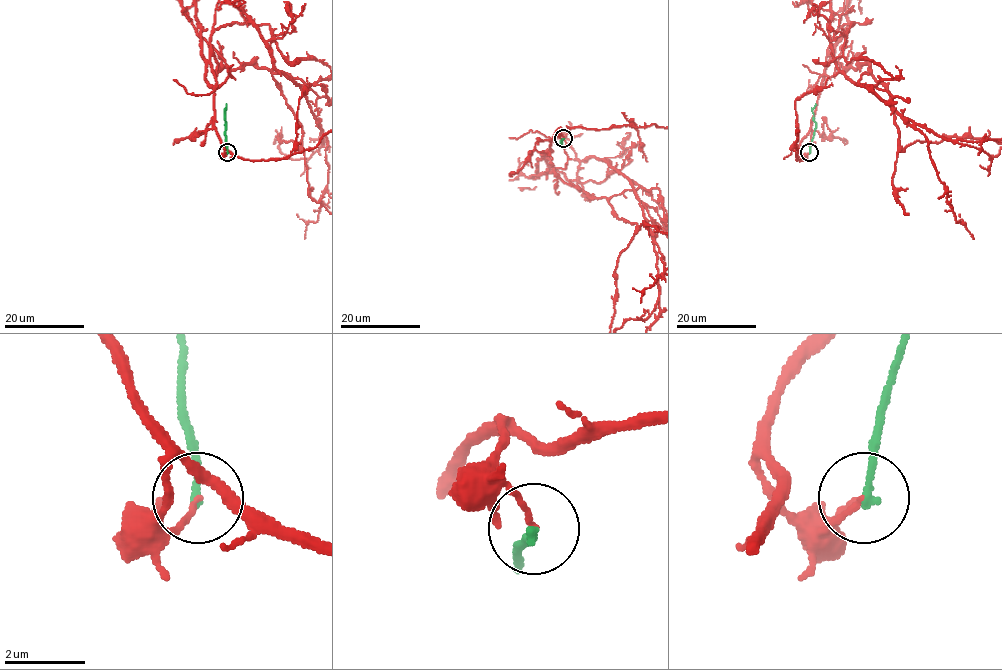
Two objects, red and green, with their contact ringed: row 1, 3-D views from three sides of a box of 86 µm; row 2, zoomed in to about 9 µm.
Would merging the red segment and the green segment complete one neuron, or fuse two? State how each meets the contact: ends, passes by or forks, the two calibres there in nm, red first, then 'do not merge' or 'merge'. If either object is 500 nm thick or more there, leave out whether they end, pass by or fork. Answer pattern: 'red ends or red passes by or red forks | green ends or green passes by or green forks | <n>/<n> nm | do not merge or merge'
red ends | green ends | 120/220 nm | do not merge

